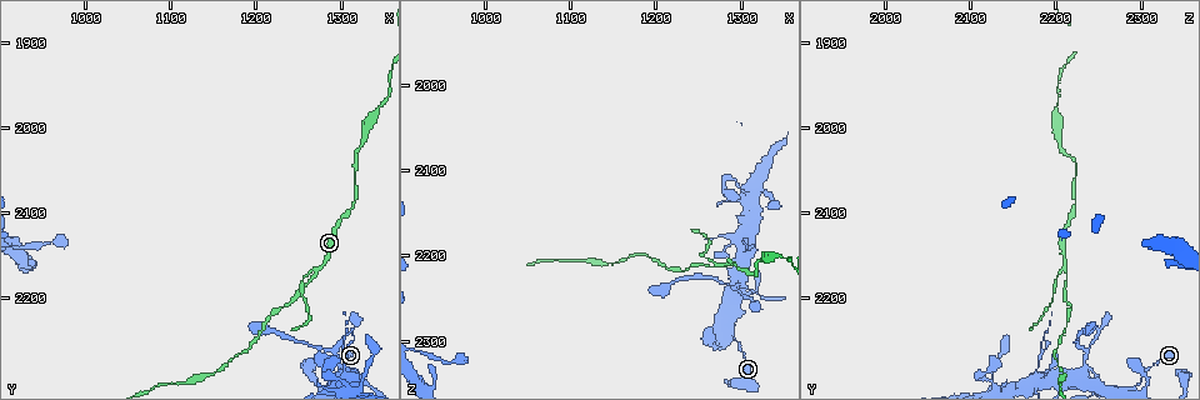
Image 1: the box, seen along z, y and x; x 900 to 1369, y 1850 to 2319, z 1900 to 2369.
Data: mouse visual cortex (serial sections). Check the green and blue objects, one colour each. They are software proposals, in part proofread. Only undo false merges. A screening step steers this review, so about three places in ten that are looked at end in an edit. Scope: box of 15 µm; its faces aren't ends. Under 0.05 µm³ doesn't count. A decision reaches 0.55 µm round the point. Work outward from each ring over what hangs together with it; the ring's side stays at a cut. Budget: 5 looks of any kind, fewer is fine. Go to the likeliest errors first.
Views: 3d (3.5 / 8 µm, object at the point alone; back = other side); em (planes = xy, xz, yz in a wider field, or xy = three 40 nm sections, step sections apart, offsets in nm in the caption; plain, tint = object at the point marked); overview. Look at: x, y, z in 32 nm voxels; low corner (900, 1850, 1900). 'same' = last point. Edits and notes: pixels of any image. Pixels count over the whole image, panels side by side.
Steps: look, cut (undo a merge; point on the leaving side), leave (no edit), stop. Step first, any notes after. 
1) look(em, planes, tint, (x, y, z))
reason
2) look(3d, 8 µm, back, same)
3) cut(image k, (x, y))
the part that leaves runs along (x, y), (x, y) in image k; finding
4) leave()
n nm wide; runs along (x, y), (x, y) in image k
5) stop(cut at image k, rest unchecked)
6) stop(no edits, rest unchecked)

look(3d, 8 µm, (1270, 2165, 2210))
branch point

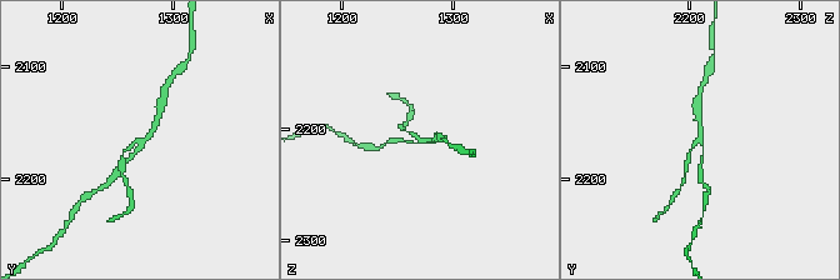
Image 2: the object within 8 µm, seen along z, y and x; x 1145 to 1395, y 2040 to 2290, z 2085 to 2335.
look(em, xy, step 5, tint, (1274, 2168, 2212))

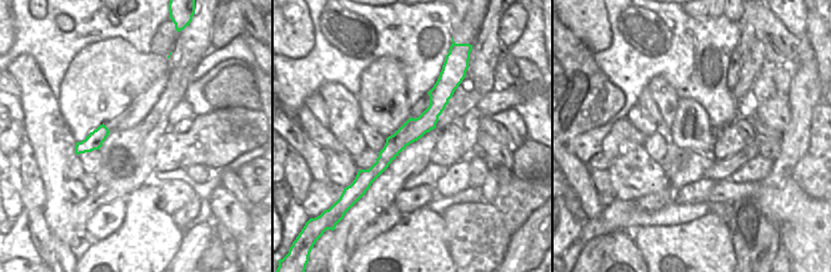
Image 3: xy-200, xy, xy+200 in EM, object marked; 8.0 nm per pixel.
cut(image 2, (403, 126))
the part that leaves runs along (699, 143), (689, 153), (683, 184) in image 2; two cells meet here

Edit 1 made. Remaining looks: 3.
look(3d, 3.5 µm, back, (1295, 2300, 2300))
thin neck

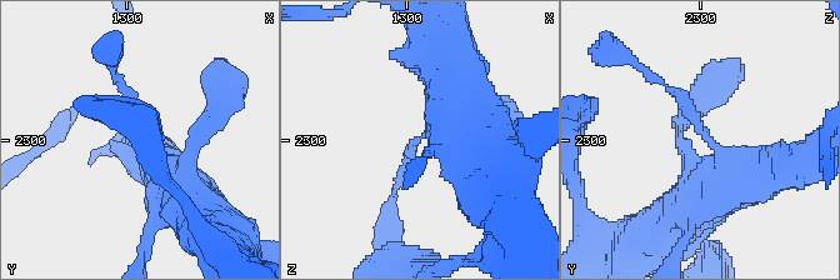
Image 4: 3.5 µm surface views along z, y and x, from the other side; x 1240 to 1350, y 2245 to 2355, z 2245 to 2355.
look(em, xy, step 3, tint, (1296, 2297, 2299))
now the EM

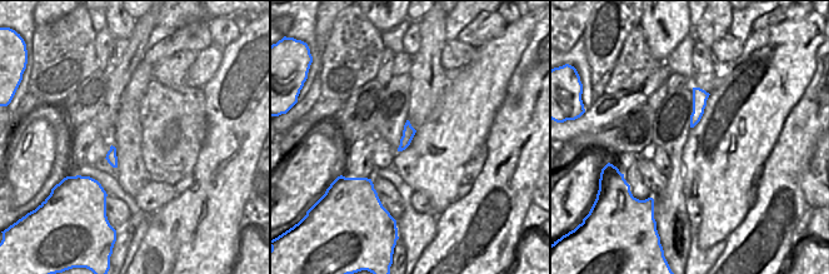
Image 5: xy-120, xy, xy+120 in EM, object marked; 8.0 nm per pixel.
leave()
runs along (653, 76), (753, 180) in image 4; continuous, no second cell

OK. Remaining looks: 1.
stop(cut at image 2, rest unchecked)

